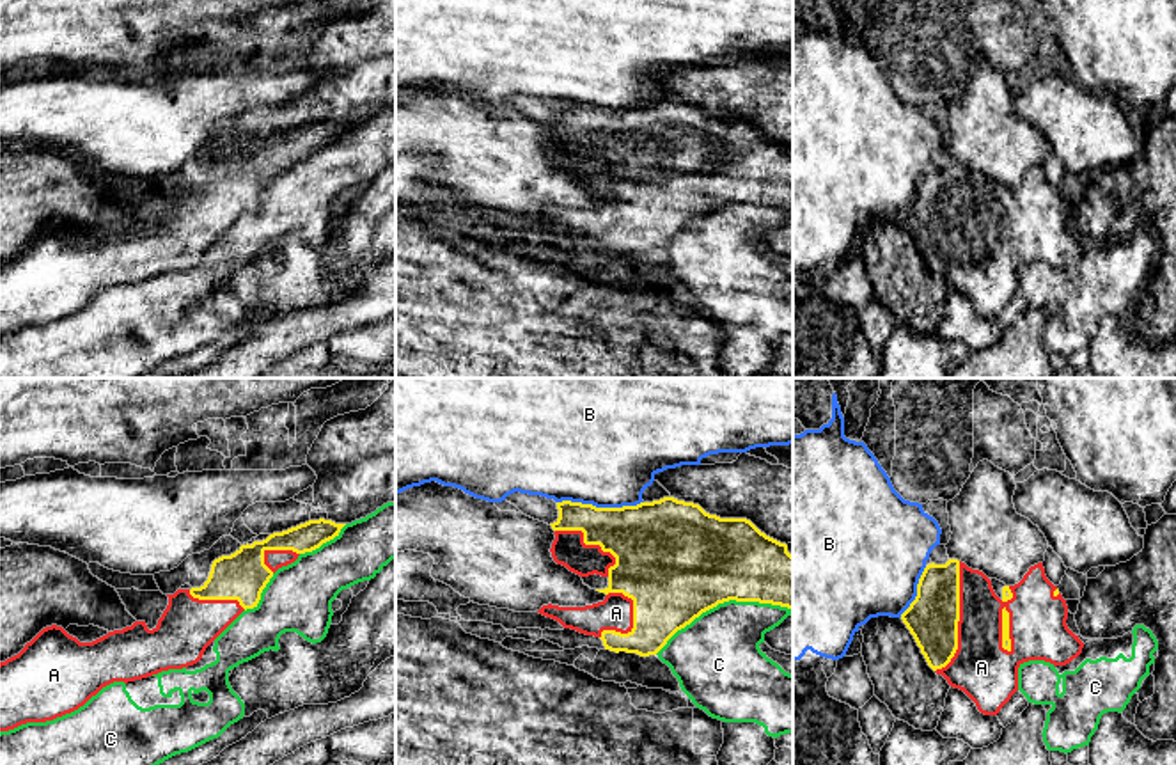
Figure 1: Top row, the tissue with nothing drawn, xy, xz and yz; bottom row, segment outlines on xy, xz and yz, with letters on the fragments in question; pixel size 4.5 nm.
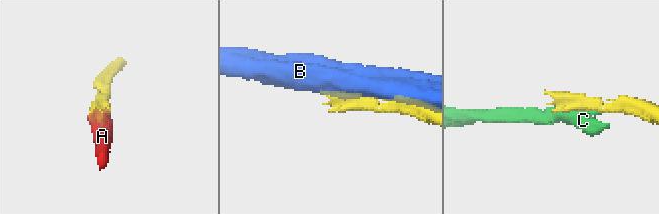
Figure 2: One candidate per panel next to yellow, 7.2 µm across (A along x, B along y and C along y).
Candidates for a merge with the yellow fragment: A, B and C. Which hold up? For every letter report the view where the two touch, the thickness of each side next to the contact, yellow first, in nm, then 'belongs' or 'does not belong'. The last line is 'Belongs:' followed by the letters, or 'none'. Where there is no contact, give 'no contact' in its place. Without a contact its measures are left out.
A: yz | 240/280 nm | belongs
B: xz | 320/480 nm | does not belong
C: xz | 480/400 nm | does not belong
Belongs: A

